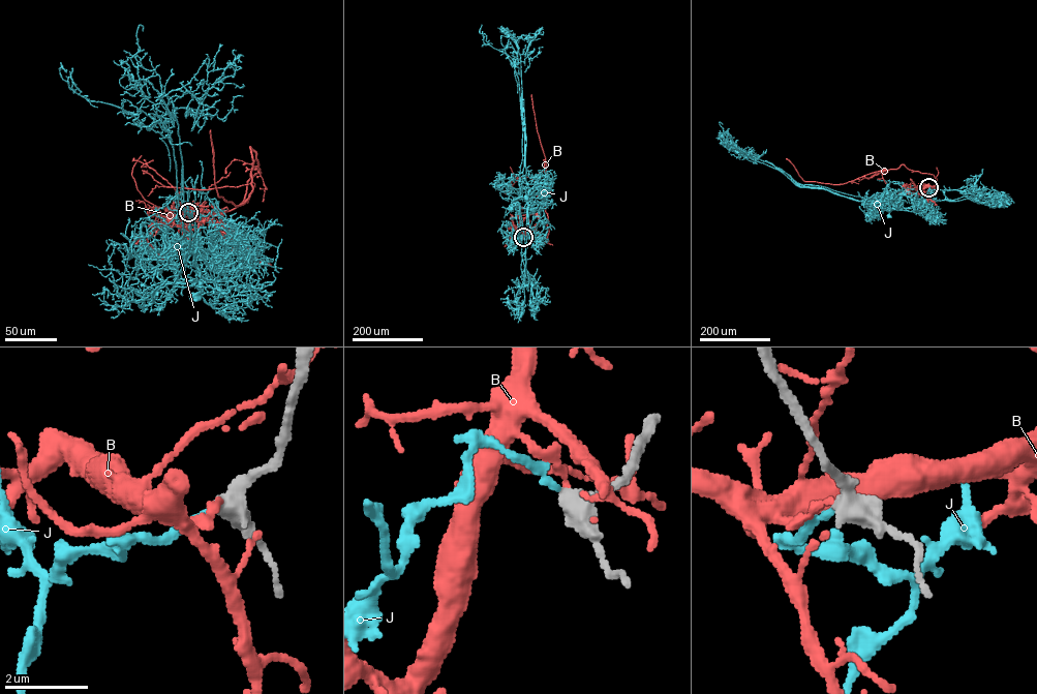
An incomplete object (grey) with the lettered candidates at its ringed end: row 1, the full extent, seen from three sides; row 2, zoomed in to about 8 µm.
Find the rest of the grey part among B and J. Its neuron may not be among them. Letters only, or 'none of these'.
J

